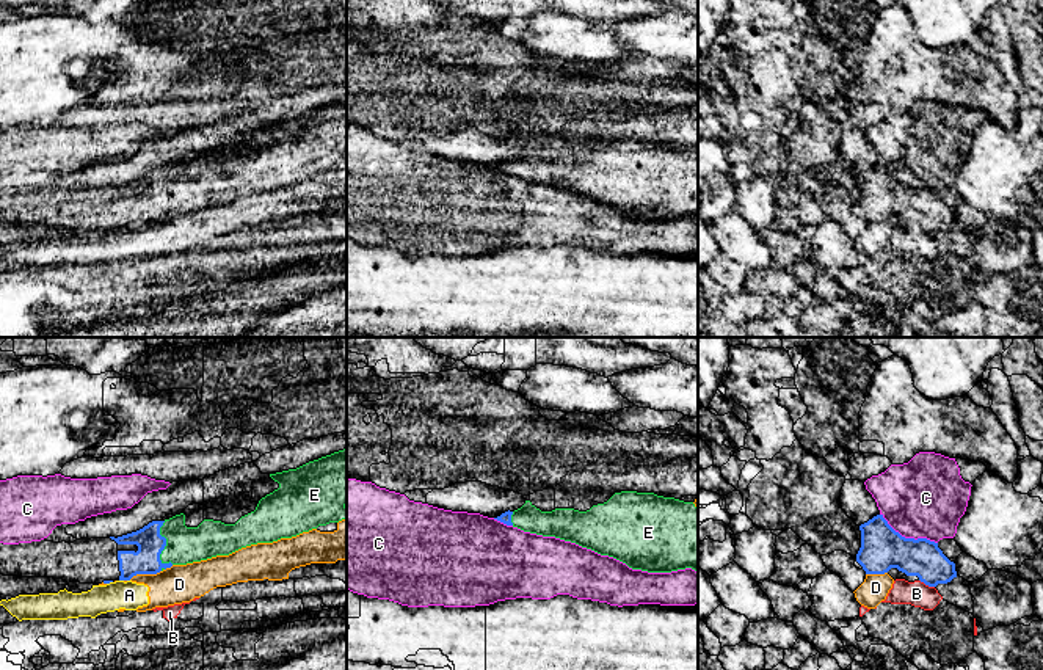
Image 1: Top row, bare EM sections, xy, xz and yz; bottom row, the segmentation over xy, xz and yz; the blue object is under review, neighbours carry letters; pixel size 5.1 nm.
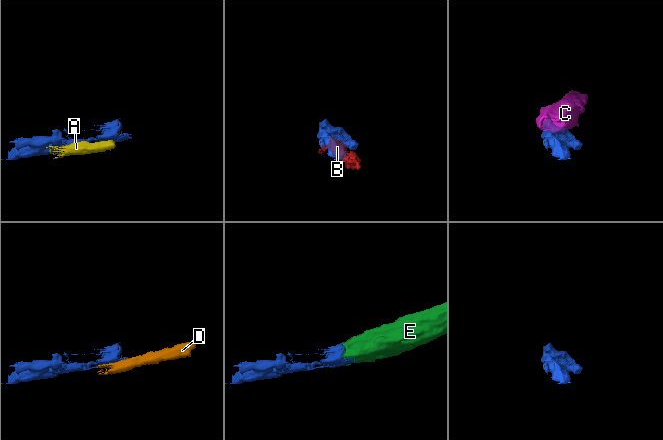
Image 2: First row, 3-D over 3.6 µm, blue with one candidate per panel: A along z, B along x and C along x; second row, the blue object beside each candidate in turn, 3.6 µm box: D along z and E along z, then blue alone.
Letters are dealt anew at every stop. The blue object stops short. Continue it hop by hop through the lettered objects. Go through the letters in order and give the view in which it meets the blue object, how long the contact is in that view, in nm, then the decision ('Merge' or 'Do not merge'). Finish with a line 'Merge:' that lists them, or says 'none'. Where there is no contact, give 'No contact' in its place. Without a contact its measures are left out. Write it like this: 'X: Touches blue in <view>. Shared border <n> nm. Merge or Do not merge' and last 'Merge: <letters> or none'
A: Touches blue in xy. Shared border 30 nm. Do not merge
B: Touches blue in yz. Shared border 90 nm. Do not merge
C: Touches blue in yz. Shared border 340 nm. Do not merge
D: Touches blue in xy. Shared border 180 nm. Do not merge
E: Touches blue in xy. Shared border 220 nm. Merge
Merge: E

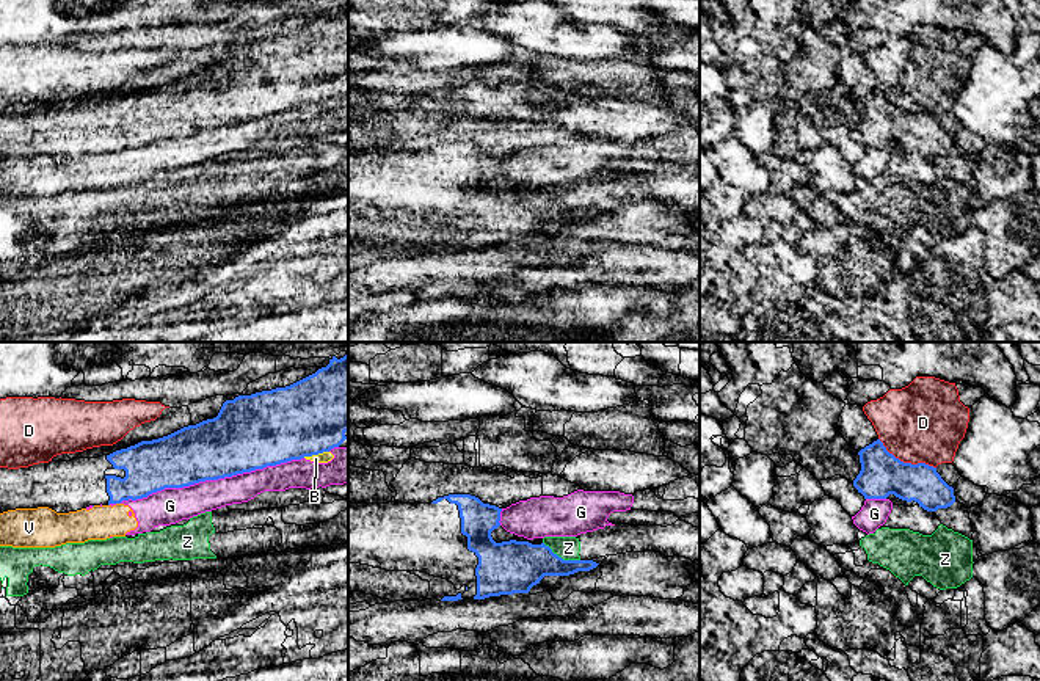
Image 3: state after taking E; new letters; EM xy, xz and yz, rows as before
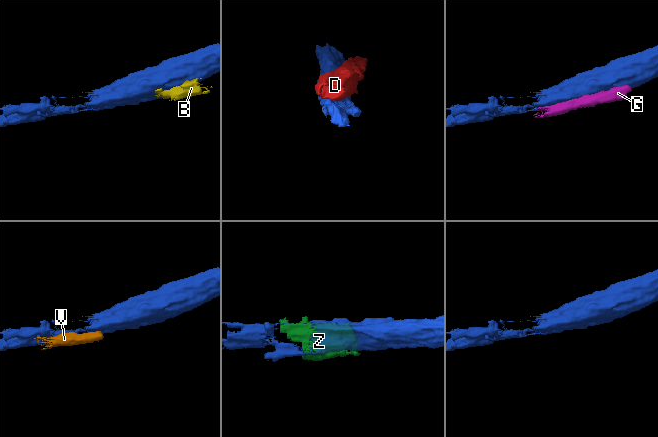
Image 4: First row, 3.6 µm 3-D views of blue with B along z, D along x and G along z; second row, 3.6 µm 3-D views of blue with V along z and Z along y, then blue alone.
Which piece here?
B: Touches blue in xy. Shared border 140 nm. Do not merge
D: Touches blue in yz. Shared border 340 nm. Do not merge
G: Touches blue in xy. Shared border 950 nm. Do not merge
V: Touches blue in xy. Shared border 30 nm. Do not merge
Z: Touches blue in xz. Shared border 220 nm. Do not merge
Merge: none

